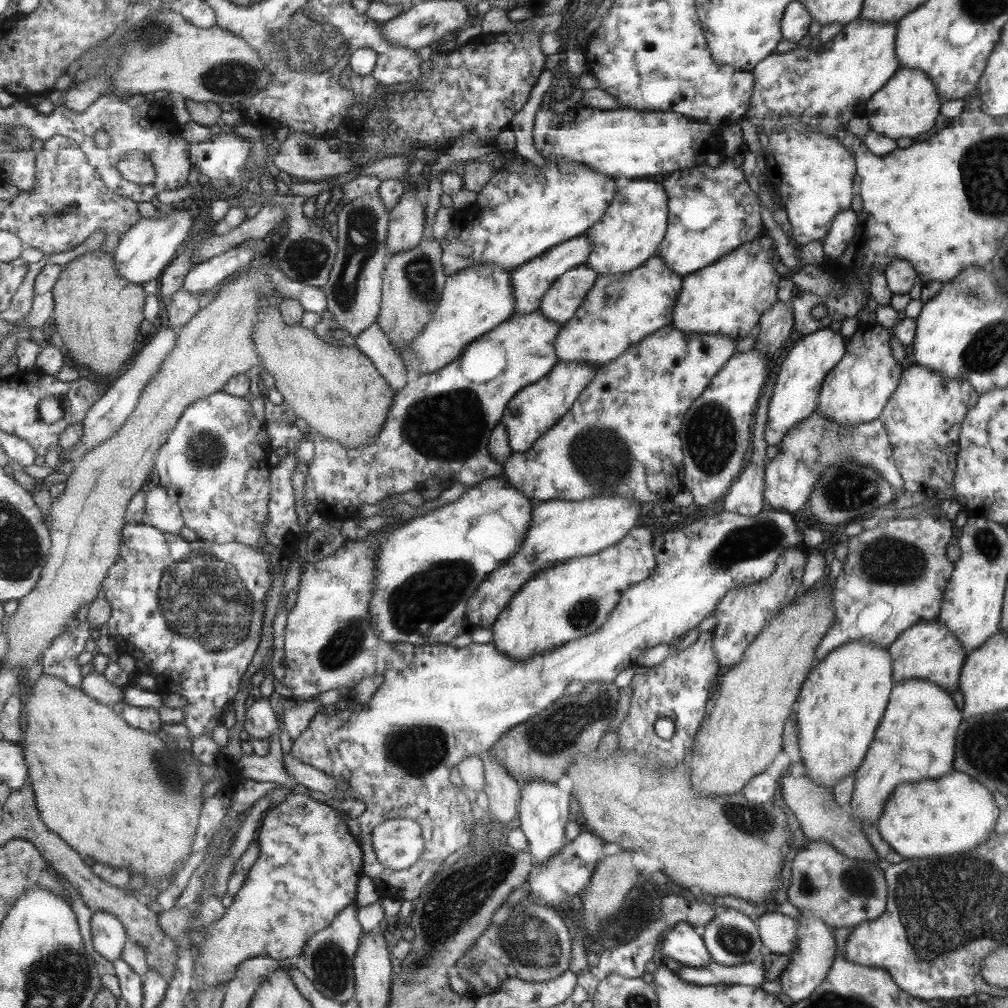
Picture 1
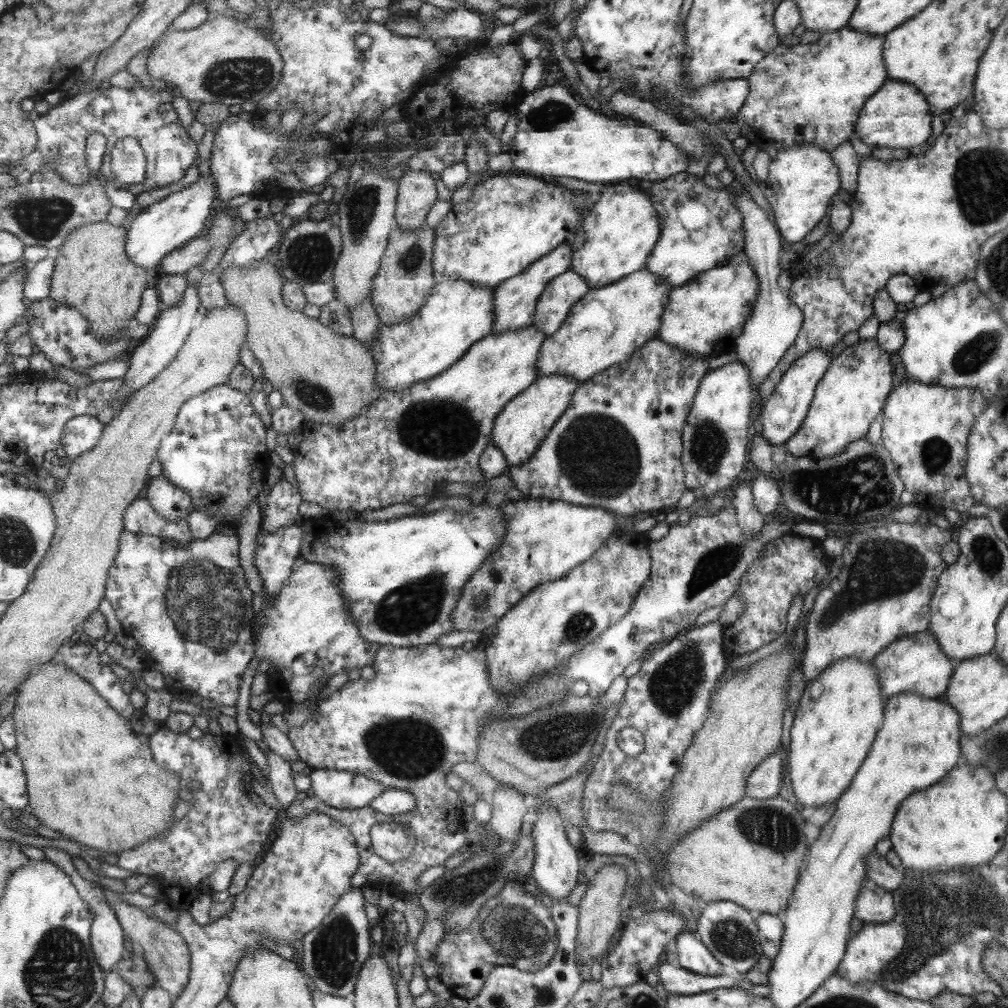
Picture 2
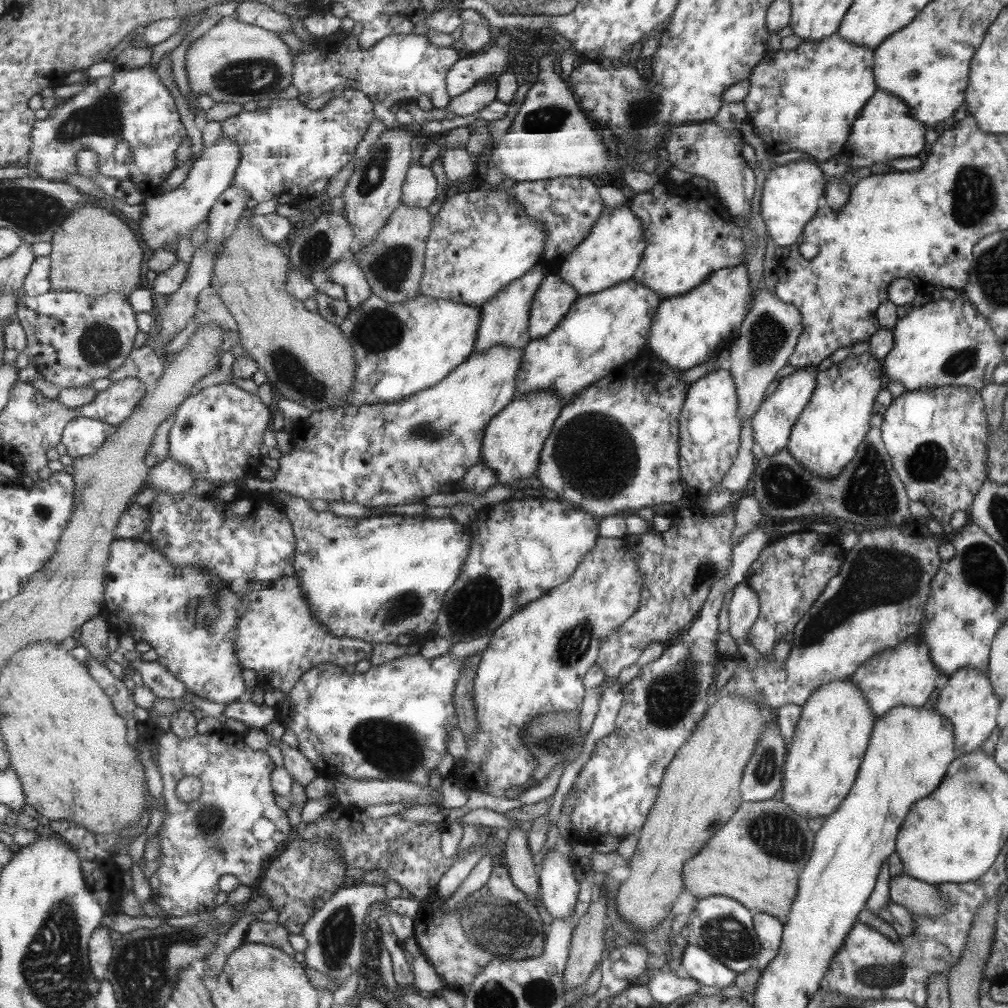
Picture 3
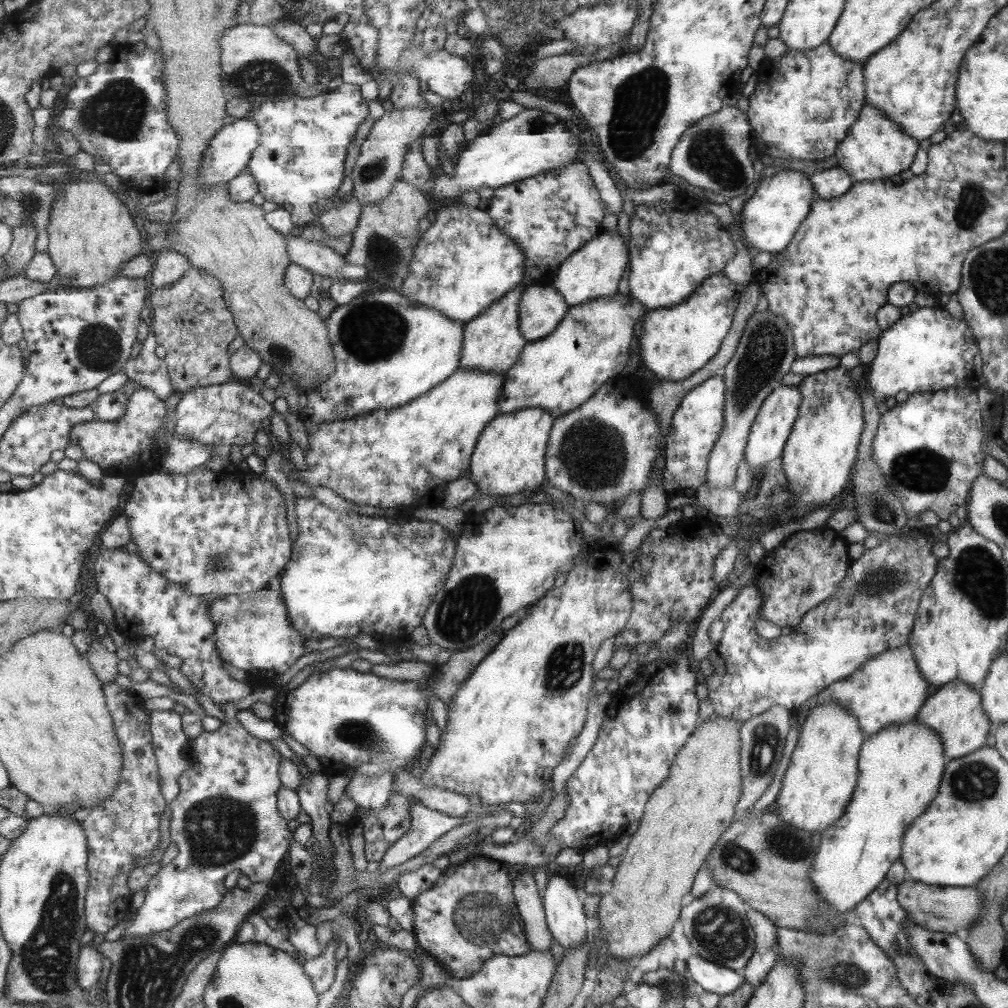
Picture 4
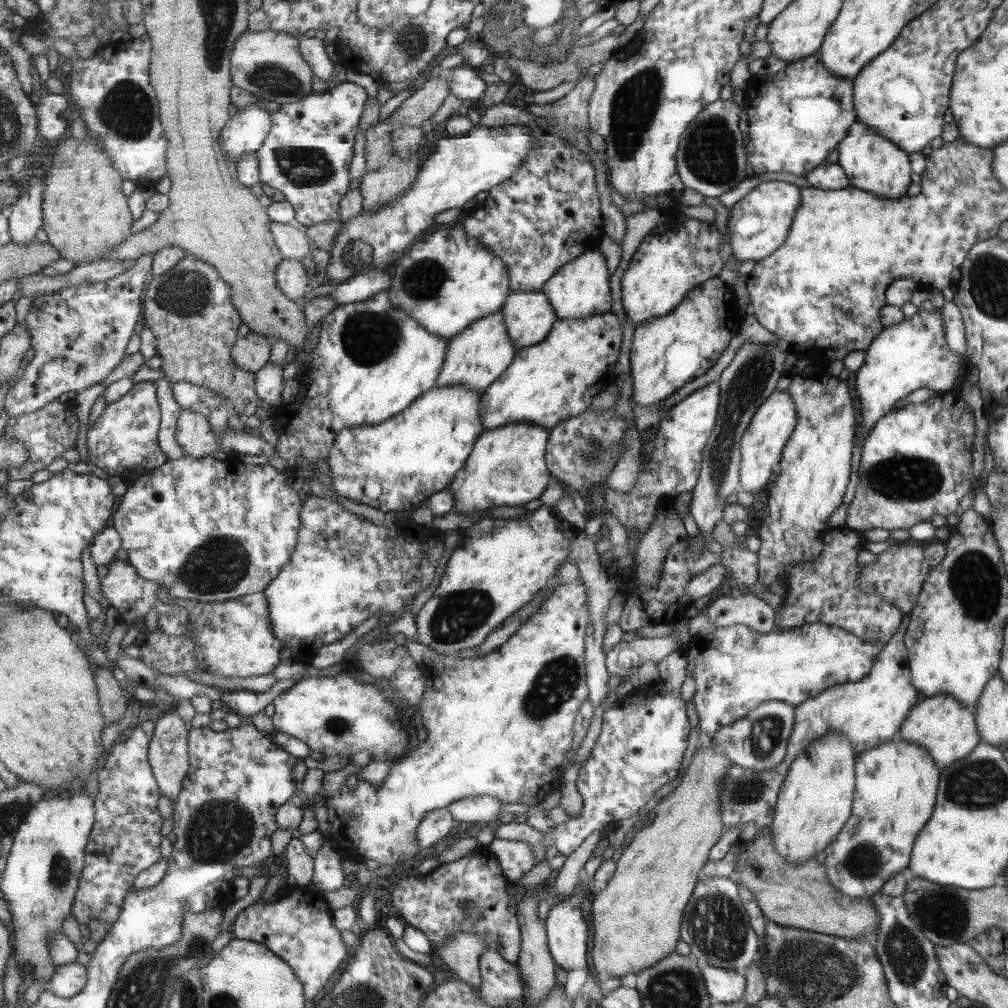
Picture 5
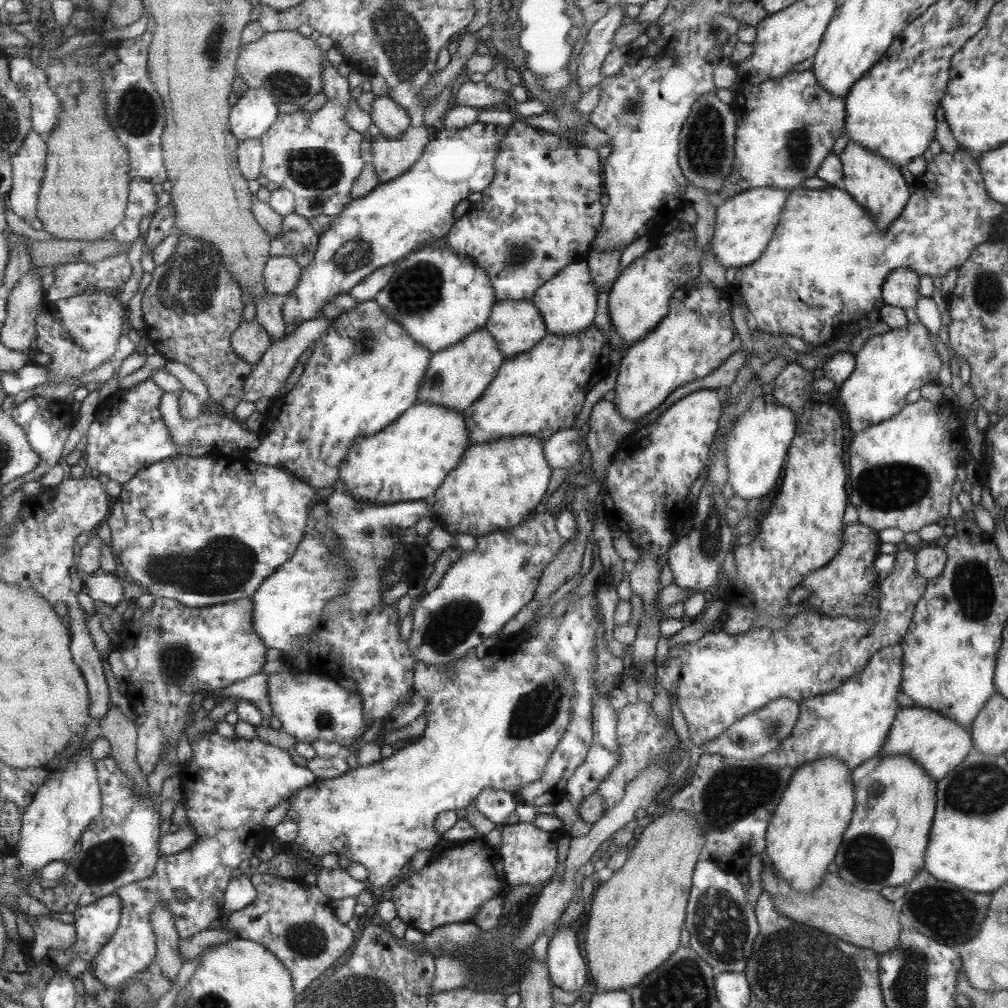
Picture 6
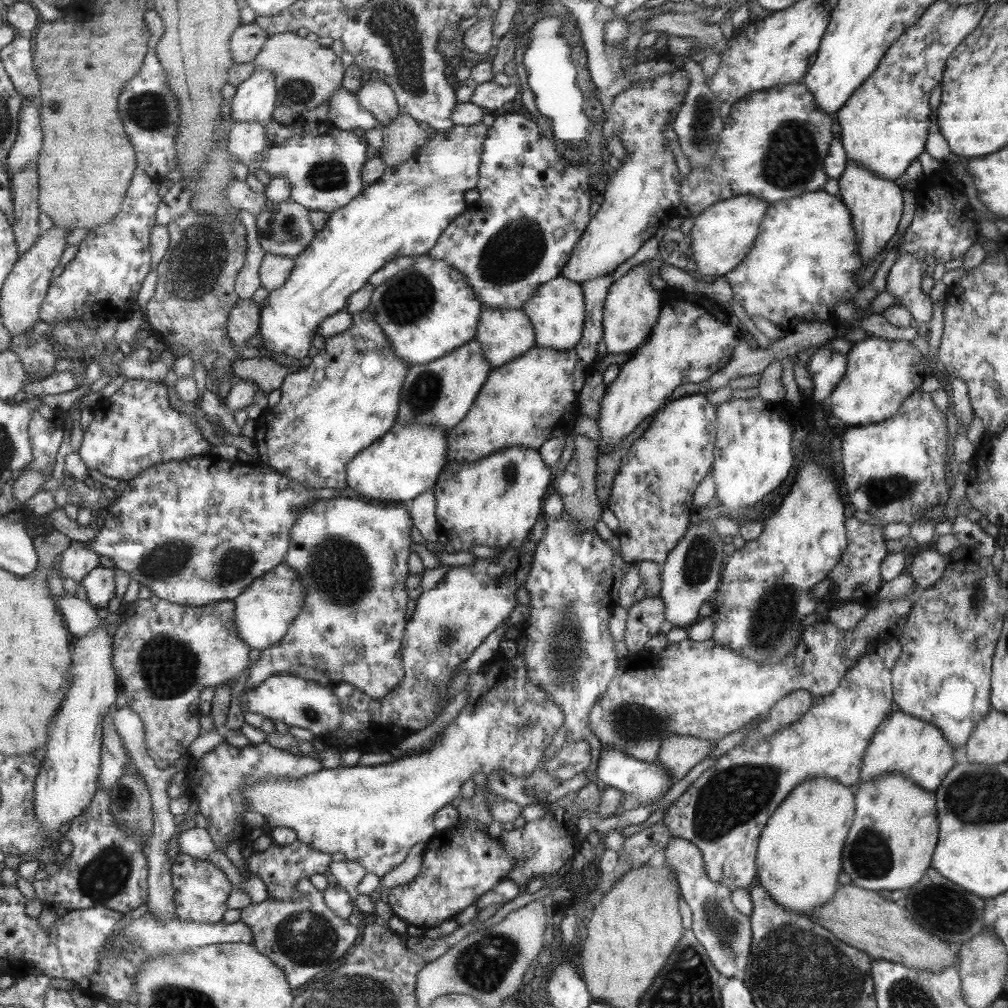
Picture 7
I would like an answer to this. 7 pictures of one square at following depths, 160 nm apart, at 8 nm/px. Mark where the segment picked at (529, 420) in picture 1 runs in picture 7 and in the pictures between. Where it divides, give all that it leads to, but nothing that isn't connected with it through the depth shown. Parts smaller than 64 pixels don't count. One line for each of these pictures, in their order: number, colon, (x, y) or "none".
2: (520, 427)
3: (511, 446)
4: (508, 459)
5: (506, 468)
6: (497, 485)
7: (494, 502)

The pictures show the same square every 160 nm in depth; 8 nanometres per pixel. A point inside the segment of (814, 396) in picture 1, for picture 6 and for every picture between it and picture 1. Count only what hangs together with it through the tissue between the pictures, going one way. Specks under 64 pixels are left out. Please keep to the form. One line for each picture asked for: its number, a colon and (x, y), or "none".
2: (782, 414)
3: (772, 423)
4: (767, 439)
5: (770, 428)
6: (756, 445)

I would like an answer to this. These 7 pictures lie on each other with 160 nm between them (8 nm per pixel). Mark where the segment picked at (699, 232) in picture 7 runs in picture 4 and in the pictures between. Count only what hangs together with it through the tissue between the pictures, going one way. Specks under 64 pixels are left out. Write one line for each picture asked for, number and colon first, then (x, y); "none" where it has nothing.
4: (771, 215)
5: (758, 224)
6: (744, 225)

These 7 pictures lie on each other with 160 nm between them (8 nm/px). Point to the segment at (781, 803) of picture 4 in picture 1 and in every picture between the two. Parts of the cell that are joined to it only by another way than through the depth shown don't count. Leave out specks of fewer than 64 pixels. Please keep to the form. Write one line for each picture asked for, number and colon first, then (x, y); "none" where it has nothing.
1: (840, 705)
2: (830, 737)
3: (833, 731)

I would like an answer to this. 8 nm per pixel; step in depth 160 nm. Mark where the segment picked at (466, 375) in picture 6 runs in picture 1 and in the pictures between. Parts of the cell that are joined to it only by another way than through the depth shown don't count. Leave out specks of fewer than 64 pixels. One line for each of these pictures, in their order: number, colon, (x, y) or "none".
1: (532, 280)
2: (515, 300)
3: (505, 318)
4: (492, 341)
5: (476, 357)

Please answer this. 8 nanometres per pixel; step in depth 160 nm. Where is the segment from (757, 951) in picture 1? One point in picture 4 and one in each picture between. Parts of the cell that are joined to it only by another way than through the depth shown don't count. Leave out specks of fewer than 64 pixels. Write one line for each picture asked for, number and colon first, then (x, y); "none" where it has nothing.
2: (726, 929)
3: (724, 928)
4: (715, 925)

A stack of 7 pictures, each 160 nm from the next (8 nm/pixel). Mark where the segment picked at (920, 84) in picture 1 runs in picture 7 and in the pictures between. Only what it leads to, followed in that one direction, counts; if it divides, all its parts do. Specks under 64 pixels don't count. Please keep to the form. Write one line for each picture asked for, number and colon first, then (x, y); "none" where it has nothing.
2: (897, 116)
3: (885, 129)
4: (875, 148)
5: (870, 162)
6: (873, 181)
7: (875, 203)

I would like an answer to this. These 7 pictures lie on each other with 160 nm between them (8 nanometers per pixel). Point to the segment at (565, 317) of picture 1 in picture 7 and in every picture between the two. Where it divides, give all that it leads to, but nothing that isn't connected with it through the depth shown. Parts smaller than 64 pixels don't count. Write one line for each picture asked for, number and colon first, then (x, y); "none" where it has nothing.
2: (562, 292)
3: (554, 297)
4: (541, 308)
5: (528, 315)
6: (516, 325)
7: (505, 334)

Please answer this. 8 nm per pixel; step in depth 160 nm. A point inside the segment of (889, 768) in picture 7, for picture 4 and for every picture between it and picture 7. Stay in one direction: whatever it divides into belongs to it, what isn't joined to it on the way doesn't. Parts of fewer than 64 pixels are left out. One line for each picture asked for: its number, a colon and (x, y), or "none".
4: (954, 711)
5: (941, 724)
6: (939, 744)

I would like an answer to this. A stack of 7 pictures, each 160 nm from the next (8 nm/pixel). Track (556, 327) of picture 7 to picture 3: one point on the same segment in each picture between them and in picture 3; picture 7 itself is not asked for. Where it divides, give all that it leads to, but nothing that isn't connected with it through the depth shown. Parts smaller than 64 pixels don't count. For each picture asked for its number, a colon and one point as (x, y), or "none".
3: (610, 254)
4: (593, 271)
5: (580, 288)
6: (567, 302)

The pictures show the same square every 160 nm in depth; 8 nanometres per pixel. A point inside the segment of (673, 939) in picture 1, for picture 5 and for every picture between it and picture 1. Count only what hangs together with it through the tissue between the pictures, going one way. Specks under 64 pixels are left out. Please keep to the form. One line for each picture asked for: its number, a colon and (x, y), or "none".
2: (692, 955)
3: (700, 966)
4: (721, 981)
5: (722, 986)

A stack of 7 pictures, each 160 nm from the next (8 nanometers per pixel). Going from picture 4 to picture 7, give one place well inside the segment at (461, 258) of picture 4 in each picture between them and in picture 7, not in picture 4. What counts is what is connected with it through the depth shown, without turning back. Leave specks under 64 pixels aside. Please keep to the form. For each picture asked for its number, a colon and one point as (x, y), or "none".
5: (447, 280)
6: (440, 296)
7: (428, 310)

